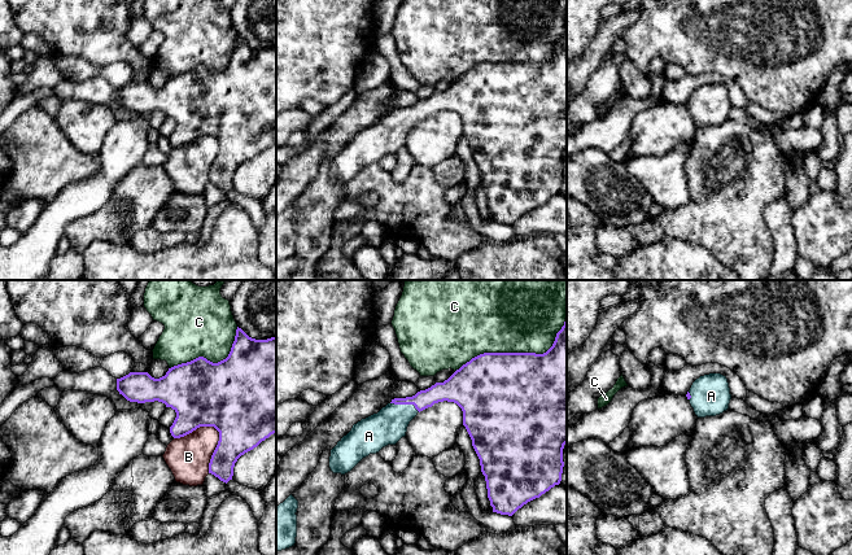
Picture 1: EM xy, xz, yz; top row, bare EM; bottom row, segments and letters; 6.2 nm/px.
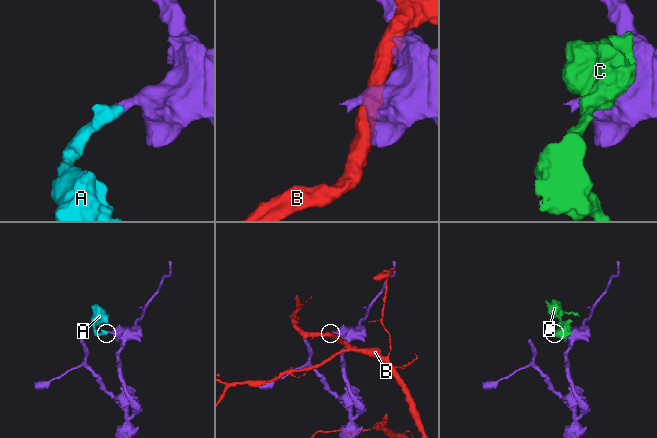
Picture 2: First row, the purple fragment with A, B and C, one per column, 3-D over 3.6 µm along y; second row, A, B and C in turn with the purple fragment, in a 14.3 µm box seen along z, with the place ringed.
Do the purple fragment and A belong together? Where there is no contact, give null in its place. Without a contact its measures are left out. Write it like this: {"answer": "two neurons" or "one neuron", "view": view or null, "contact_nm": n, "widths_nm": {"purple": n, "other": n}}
{"answer": "one neuron", "view": "xz", "contact_nm": 190, "widths_nm": {"purple": 120, "other": 220}}

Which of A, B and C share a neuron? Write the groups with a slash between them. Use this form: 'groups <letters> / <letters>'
groups A / B / C

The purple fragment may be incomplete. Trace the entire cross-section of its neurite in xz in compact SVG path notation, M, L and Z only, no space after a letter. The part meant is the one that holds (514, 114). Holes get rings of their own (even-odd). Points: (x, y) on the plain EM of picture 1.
M567 27L552 56L543 64L484 62L463 74L444 92L436 92L412 106L392 109L377 123L354 134L337 152L331 159L331 180L345 184L370 163L376 163L388 154L396 154L406 145L410 131L420 121L444 110L456 113L463 121L463 135L480 169L493 222L512 226L524 214L559 195L564 176L563 158L567 153Z

